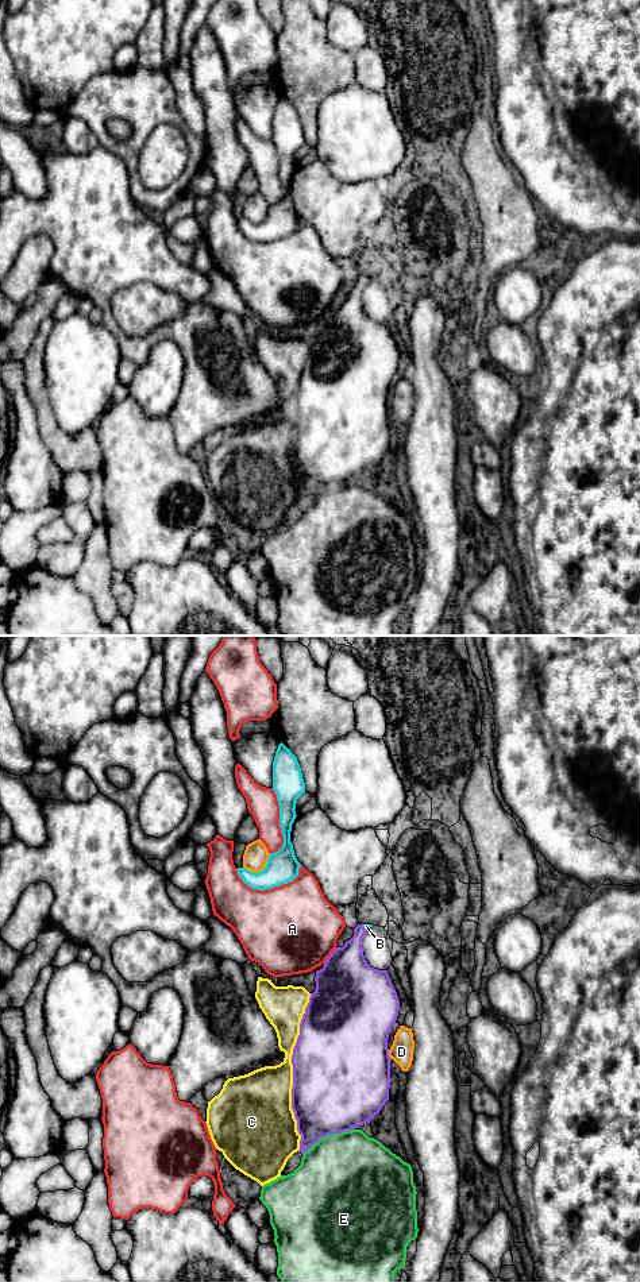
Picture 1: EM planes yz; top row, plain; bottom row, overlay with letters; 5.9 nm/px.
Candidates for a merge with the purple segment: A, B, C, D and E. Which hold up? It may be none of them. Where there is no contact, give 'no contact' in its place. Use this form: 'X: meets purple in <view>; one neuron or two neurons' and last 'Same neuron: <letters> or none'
A: meets purple in yz; two neurons
B: meets purple in yz; one neuron
C: meets purple in yz; two neurons
D: meets purple in yz; two neurons
E: meets purple in yz; two neurons
Same neuron: B

